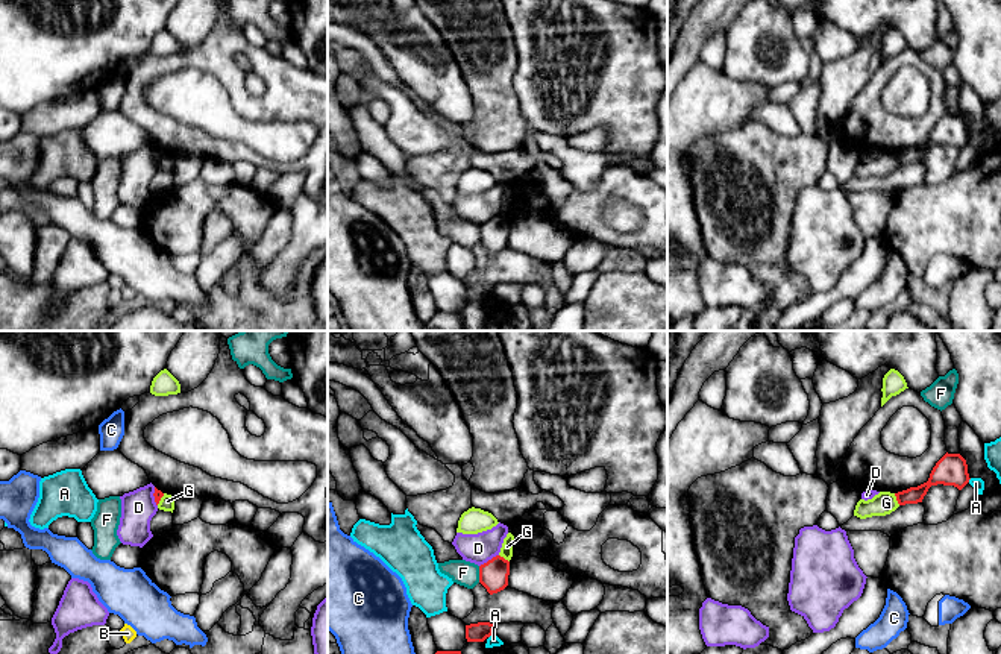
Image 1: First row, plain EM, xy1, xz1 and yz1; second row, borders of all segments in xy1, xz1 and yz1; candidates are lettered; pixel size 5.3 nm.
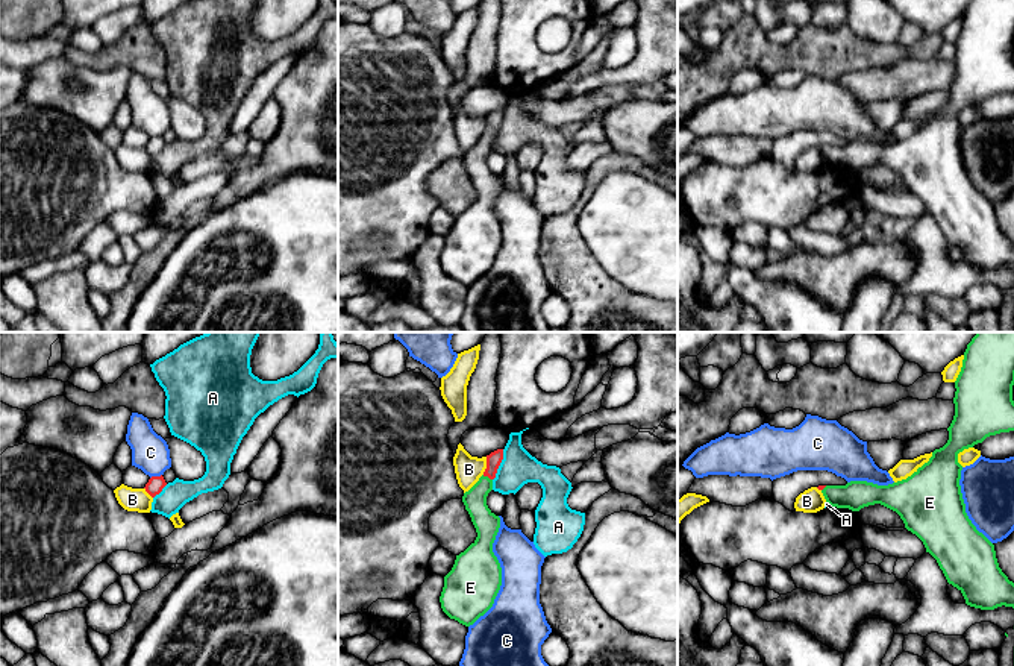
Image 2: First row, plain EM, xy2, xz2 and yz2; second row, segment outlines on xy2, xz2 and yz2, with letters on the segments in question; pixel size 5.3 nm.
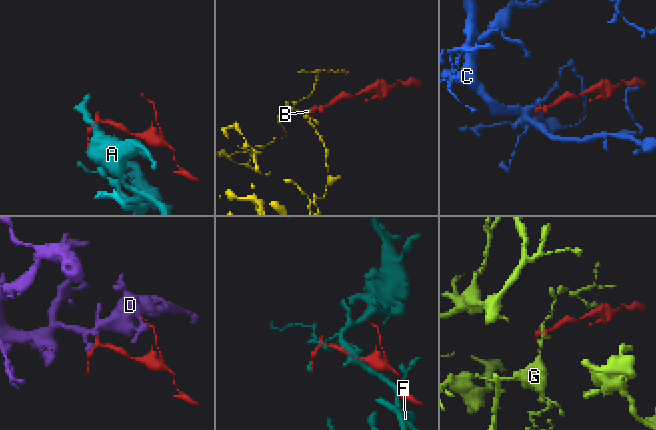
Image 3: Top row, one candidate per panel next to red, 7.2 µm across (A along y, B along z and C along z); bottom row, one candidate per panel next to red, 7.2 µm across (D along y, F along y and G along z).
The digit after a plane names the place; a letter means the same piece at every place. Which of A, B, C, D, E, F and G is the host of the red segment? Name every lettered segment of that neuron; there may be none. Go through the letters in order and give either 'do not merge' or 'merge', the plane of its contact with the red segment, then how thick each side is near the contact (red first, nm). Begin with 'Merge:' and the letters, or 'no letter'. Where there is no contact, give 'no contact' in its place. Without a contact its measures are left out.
Merge: E
A: do not merge | xz2 | 80/190 nm
B: do not merge | xz2 | 80/150 nm
C: do not merge | xy2 | 90/200 nm
D: do not merge | xz1 | 160/160 nm
E: merge | xz2 | 80/130 nm
F: do not merge | xz1 | 160/130 nm
G: do not merge | yz1 | 90/120 nm

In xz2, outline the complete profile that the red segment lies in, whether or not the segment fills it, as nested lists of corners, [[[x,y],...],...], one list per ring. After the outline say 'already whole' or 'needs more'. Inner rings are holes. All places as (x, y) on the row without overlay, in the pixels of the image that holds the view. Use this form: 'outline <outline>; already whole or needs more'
outline [[[503,109],[487,115],[484,135],[462,156],[477,197],[456,215],[452,231],[444,237],[440,256],[443,272],[465,287],[473,285],[493,267],[502,246],[502,228],[493,212],[500,177],[487,165],[487,156],[493,150],[493,140],[502,120]]]; needs more

